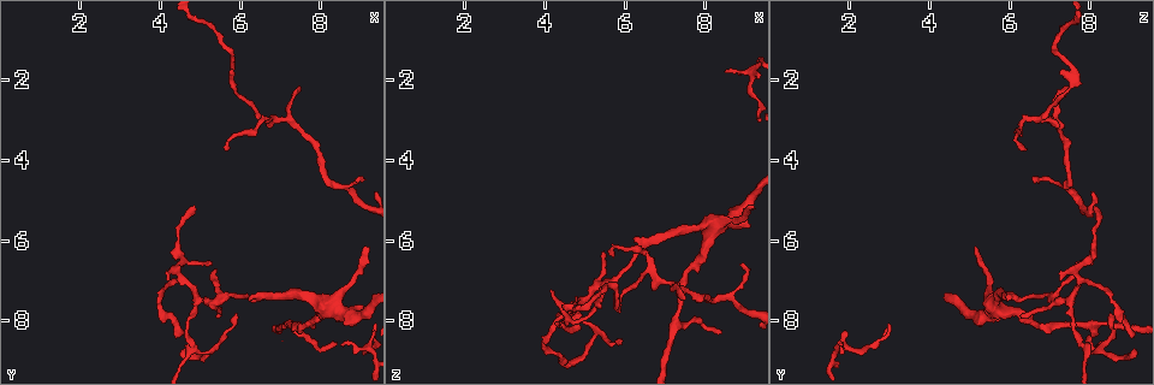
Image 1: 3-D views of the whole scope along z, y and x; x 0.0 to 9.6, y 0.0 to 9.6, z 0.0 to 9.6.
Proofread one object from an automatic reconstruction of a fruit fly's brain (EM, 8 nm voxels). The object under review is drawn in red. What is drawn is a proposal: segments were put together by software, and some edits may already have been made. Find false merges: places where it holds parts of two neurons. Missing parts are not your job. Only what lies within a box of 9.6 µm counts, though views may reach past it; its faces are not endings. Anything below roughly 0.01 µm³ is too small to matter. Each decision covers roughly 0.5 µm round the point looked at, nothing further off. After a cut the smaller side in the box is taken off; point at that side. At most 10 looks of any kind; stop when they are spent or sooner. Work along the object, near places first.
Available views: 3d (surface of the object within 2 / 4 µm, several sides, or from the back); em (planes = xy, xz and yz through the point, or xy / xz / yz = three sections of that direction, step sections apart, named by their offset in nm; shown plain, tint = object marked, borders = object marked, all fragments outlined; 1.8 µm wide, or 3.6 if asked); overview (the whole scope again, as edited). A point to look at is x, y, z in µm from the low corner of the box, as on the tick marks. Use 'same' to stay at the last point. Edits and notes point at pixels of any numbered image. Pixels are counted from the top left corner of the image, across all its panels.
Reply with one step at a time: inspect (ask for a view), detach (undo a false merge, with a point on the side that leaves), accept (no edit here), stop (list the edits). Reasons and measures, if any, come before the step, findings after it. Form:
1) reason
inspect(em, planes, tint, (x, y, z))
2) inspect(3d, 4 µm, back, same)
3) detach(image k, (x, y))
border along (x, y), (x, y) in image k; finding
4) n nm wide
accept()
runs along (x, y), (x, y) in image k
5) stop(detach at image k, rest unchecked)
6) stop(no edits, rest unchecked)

narrows sharply
inspect(3d, 2 µm, (4.45, 5.95, 8.05))

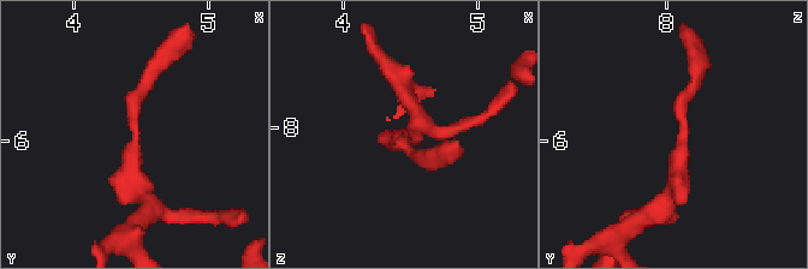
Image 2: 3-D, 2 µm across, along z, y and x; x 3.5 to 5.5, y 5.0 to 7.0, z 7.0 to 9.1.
now the EM
inspect(em, planes, plain, (4.42, 5.94, 8.08))

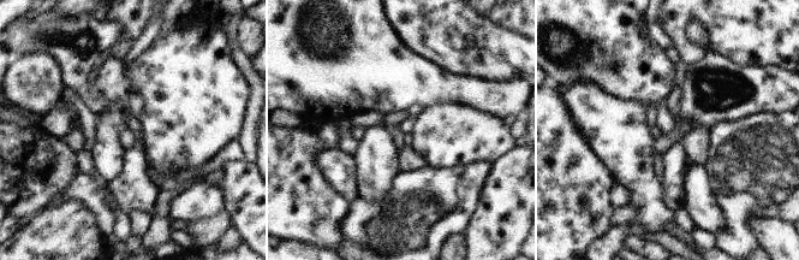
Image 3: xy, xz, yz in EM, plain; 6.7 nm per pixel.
with the object marked
inspect(em, planes, tint, same)

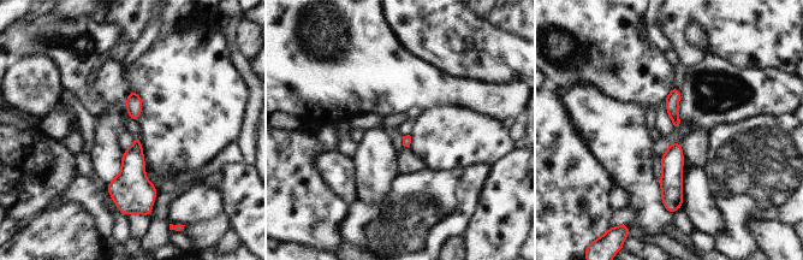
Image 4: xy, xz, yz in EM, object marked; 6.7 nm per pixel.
accept()
runs along (677, 90), (673, 96), (676, 126) in image 4; one neuron here

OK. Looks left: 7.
sharp bend
inspect(em, planes, tint, (6.65, 3.00, 6.80))

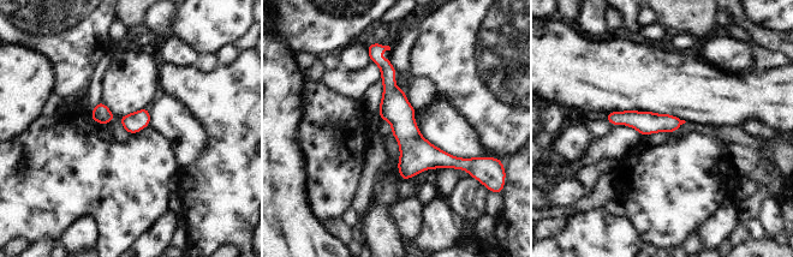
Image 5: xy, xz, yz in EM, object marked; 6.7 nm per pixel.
accept()
runs along (375, 57), (404, 129), (455, 165) in image 5; all the same neuron

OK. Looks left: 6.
looks like a crossing
inspect(em, xz, step 4, tint, (8.25, 7.65, 5.65))

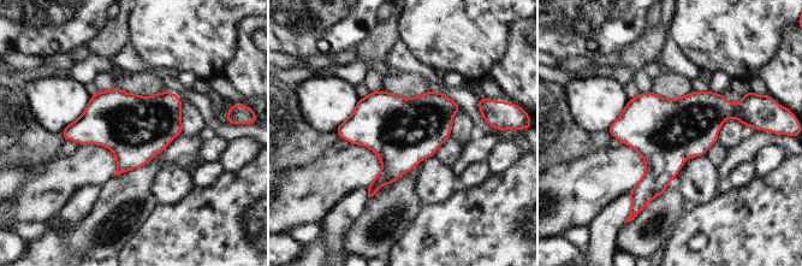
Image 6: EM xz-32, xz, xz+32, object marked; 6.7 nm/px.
inspect(em, planes, tint, same)

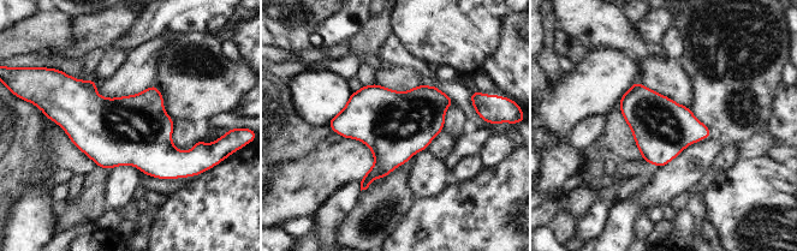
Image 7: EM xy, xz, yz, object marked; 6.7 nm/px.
accept()
all the same neuron

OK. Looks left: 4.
side arm on a straight run
inspect(3d, 2 µm, (7.25, 8.10, 8.05))

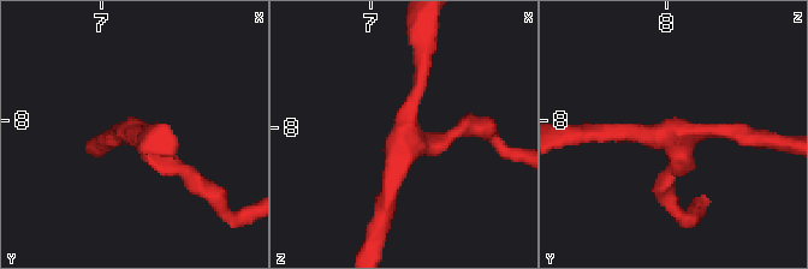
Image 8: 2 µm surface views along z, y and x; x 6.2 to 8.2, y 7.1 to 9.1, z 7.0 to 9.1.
3 arms
inspect(em, xz, step 4, tint, (7.26, 8.10, 8.02))

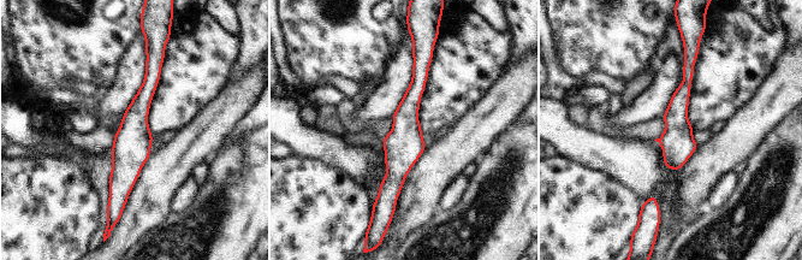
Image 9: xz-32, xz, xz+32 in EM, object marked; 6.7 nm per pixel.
220 nm wide
accept()
runs along (417, 58), (391, 200) in image 9; all the same neuron

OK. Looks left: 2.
stop(no edits, rest unchecked)

